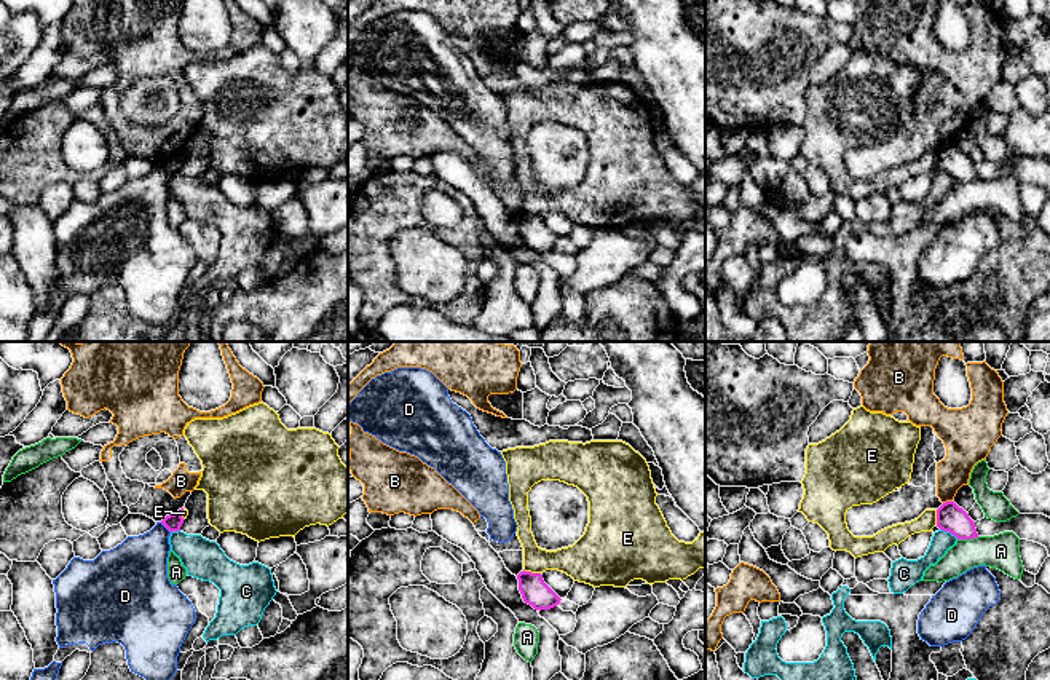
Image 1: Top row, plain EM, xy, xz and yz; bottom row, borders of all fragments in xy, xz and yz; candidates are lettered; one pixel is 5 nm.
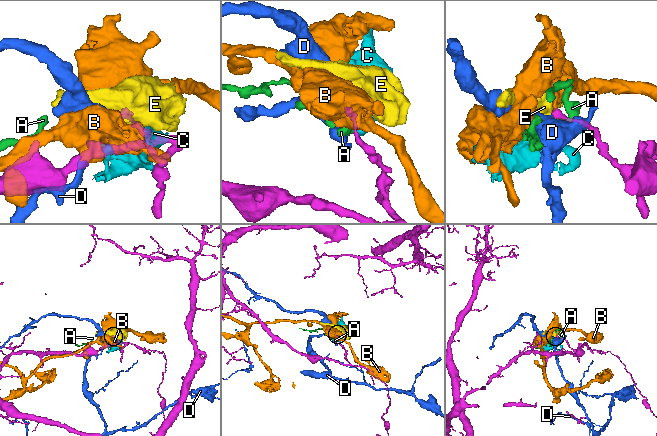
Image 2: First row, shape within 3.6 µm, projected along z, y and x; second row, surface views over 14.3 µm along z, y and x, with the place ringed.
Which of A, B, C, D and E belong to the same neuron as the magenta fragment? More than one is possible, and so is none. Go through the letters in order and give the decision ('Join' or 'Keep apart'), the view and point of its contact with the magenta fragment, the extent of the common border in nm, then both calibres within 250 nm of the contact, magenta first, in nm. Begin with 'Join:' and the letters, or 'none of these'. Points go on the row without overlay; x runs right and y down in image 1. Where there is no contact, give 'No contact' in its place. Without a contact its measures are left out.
Join: none of these
A: Keep apart. Touches magenta at yz (967, 181). Shared border 110 nm. Thickness 140 nm (magenta) against 180 nm
B: Keep apart. Touches magenta at yz (947, 144). Shared border 50 nm. Thickness 140 nm (magenta) against 160 nm
C: Keep apart. Touches magenta at yz (950, 174). Shared border 110 nm. Thickness 140 nm (magenta) against 100 nm
D: Keep apart. Touches magenta at xy (166, 170). Shared border 80 nm. Thickness 90 nm (magenta) against 300 nm
E: Keep apart. Touches magenta at xz (530, 214). Shared border 90 nm. Thickness 140 nm (magenta) against 170 nm

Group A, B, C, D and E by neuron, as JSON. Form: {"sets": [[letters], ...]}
{"sets": [["A"], ["B"], ["C"], ["D"], ["E"]]}

